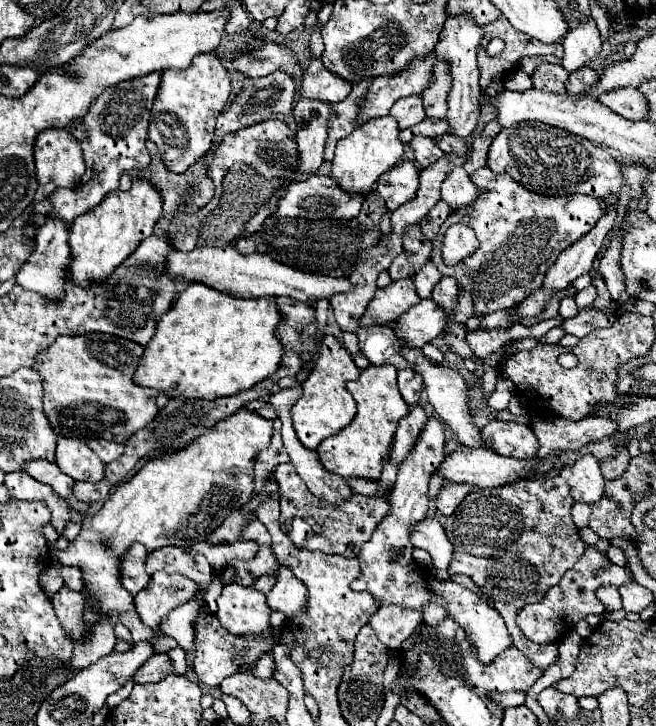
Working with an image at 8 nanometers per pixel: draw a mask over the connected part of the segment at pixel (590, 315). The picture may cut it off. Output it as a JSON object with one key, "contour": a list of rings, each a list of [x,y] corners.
{"contour":[[[581,310],[577,316],[565,320],[561,326],[565,328],[567,334],[573,334],[577,338],[587,336],[591,330],[595,328],[609,328],[615,322],[615,316],[607,316],[603,312],[595,312],[595,310]]]}

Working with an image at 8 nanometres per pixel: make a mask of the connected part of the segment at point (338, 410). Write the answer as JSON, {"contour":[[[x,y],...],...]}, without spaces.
{"contour":[[[323,336],[319,360],[313,366],[307,382],[303,382],[303,396],[295,402],[291,410],[295,434],[305,448],[315,450],[321,440],[325,440],[331,434],[337,434],[353,420],[353,416],[357,414],[357,408],[345,384],[357,378],[359,378],[359,368],[355,366],[351,354],[333,336]]]}

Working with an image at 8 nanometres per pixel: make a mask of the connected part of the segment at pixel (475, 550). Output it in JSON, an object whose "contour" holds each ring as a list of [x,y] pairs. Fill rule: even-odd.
{"contour":[[[561,476],[545,478],[545,480],[521,480],[515,484],[501,486],[497,490],[477,490],[465,496],[465,500],[455,508],[455,512],[445,522],[445,534],[453,544],[453,560],[447,568],[449,576],[465,574],[469,576],[489,598],[491,606],[503,616],[507,630],[513,638],[513,646],[519,648],[537,668],[549,668],[551,662],[558,658],[557,644],[535,644],[529,642],[523,632],[519,630],[515,618],[517,612],[527,606],[543,600],[547,590],[555,586],[563,574],[583,556],[587,548],[585,542],[579,538],[579,528],[571,520],[571,506],[573,498],[569,494],[569,486]]]}

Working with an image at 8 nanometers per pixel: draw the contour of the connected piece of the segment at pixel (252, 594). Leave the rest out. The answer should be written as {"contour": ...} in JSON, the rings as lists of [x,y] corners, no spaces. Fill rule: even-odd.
{"contour":[[[227,584],[217,606],[217,618],[231,634],[261,634],[271,628],[266,596],[251,586]]]}

